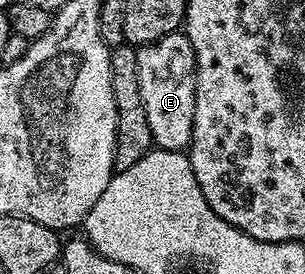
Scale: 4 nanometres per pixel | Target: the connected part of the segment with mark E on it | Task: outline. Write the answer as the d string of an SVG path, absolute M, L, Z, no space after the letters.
M182 30L169 33L137 50L137 85L141 85L141 101L149 120L149 133L160 151L186 152L193 137L193 101L195 100L195 54L189 37Z

